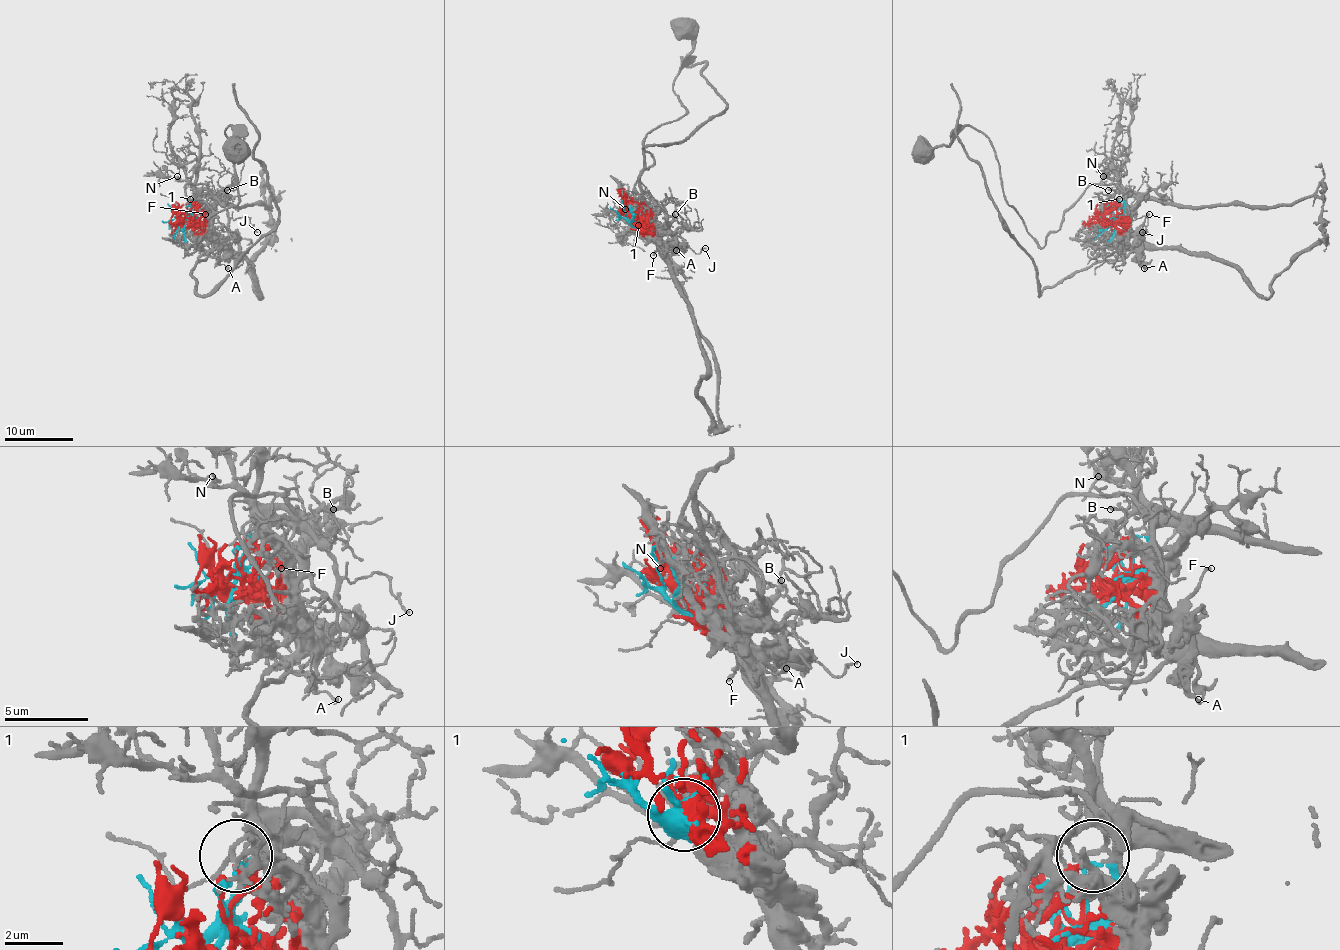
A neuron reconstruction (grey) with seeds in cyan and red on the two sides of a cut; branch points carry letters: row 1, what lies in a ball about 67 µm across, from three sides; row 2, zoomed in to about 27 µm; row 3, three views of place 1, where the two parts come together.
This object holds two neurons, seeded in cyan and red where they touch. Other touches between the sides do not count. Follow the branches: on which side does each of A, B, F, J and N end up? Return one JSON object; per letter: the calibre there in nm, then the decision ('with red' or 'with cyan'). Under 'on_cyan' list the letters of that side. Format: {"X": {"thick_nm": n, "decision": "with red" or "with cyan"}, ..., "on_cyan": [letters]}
{"A": {"thick_nm": 180, "decision": "with red"}, "B": {"thick_nm": 160, "decision": "with cyan"}, "F": {"thick_nm": 170, "decision": "with red"}, "J": {"thick_nm": 120, "decision": "with cyan"}, "N": {"thick_nm": 80, "decision": "with cyan"}, "on_cyan": ["B", "J", "N"]}

